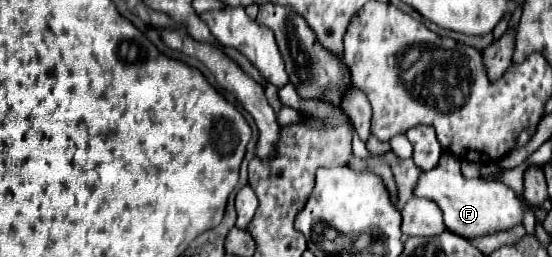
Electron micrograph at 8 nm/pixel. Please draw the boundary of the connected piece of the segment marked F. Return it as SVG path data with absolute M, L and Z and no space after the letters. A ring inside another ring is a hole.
M443 155L439 167L423 171L413 187L415 197L431 199L439 205L449 231L461 237L477 237L501 229L511 229L523 221L523 211L533 211L525 201L517 201L511 187L499 181L485 183L483 179L465 179L459 171L459 161L453 155Z

